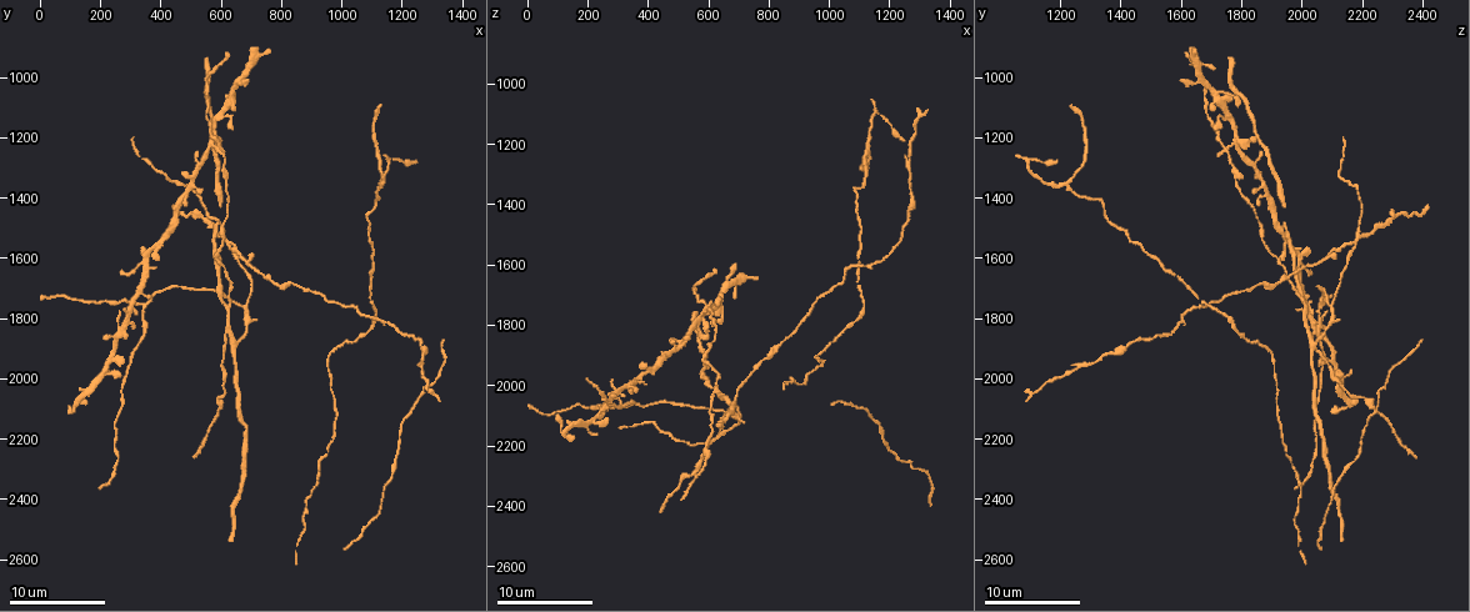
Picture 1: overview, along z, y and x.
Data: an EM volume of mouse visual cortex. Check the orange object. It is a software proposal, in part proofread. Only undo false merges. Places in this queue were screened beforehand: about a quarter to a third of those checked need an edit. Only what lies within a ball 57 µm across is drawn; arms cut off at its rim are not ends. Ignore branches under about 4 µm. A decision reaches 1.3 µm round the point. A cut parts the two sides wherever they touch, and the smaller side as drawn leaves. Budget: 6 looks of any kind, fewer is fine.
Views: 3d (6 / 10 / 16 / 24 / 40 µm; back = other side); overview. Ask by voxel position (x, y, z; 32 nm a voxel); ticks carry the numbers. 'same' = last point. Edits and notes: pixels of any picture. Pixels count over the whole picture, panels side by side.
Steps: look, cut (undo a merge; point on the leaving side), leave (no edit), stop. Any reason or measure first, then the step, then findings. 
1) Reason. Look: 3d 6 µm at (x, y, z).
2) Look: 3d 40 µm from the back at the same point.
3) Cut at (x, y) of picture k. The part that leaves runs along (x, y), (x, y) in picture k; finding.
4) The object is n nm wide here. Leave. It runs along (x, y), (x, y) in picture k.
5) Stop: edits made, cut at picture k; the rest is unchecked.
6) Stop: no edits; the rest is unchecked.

Arms part here. Look: 3d 16 µm at (340, 1760, 2060).

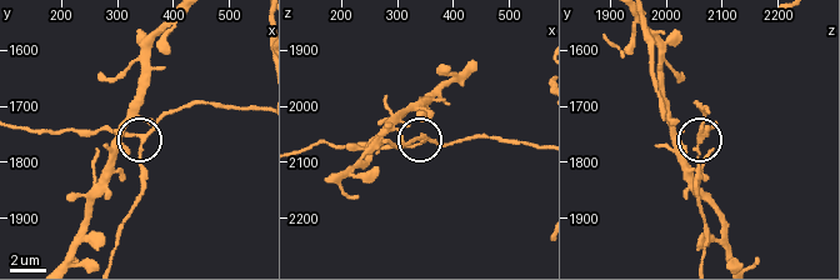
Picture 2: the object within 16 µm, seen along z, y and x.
Look: 3d 16 µm from the back at (345, 1760, 2060).

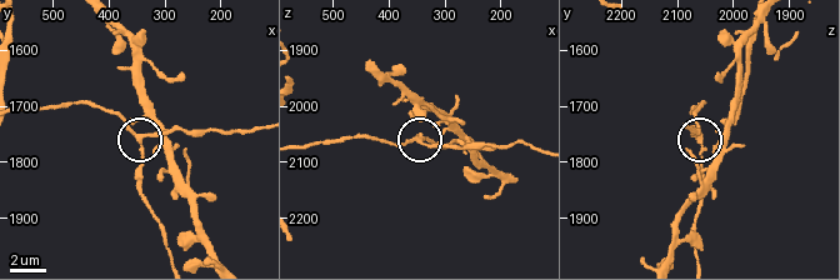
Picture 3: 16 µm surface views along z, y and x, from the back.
The object is 190 nm wide here. Leave. It runs along (301, 145), (373, 136), (395, 144), (475, 145) in picture 3; one cell here.

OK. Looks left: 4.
Branch point. Look: 3d 6 µm at (670, 1770, 2100).

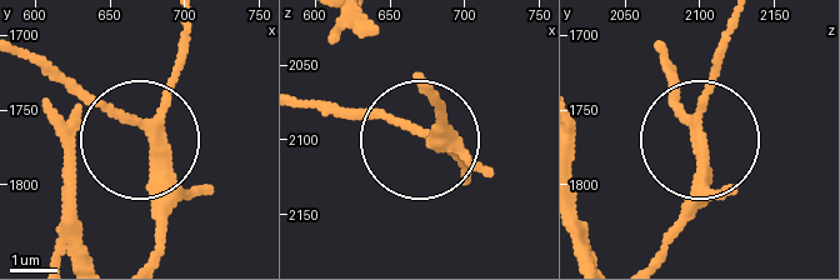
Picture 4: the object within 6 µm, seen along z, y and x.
The object is 230 nm wide here. Leave. It runs along (184, 29), (149, 129), (89, 100), (45, 56) in picture 4; continuous, no second cell.

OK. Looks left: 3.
Side arm on a straight run. Look: 3d 10 µm at (630, 1550, 2170).

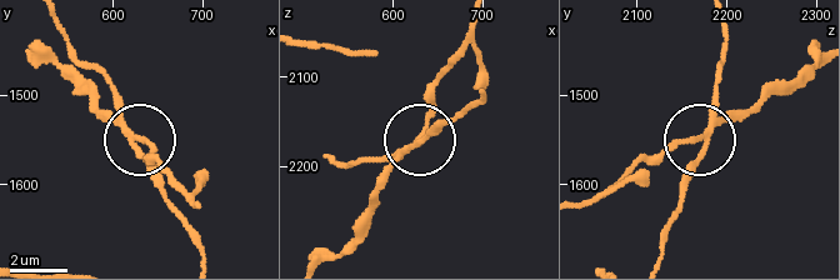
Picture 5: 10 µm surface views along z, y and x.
3 arms meet here. Cut at (146, 140) of picture 5. A second cell is stuck on.

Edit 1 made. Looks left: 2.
Stop: edits made, cut at picture 5; the rest is unchecked.

